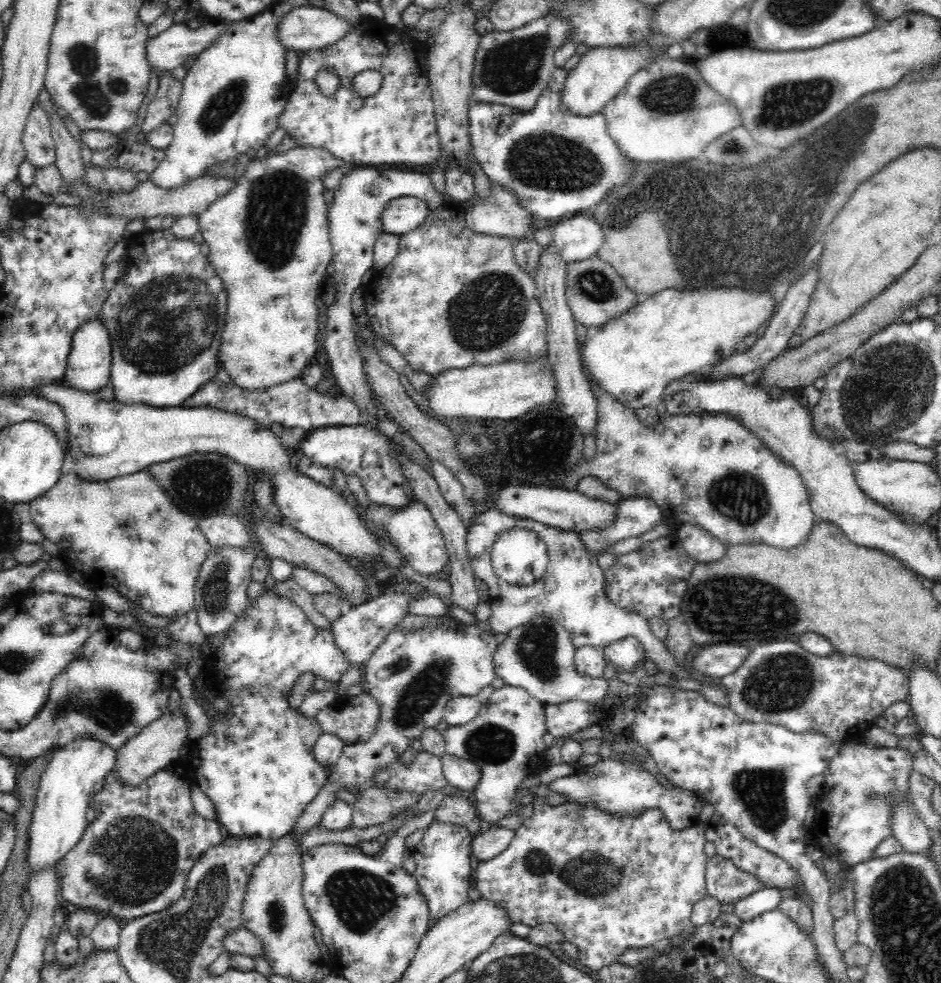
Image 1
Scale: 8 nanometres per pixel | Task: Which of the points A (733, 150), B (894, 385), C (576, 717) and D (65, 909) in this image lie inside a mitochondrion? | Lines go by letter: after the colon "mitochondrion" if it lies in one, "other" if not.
A: mitochondrion
B: mitochondrion
C: other
D: other

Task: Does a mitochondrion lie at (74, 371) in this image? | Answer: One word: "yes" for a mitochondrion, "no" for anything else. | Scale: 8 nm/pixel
no

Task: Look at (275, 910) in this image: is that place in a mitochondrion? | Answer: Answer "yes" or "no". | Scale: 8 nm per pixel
yes

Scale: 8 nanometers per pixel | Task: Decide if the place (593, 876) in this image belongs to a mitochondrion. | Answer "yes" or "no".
yes

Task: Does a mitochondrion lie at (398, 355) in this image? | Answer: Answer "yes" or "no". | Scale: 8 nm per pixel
no

